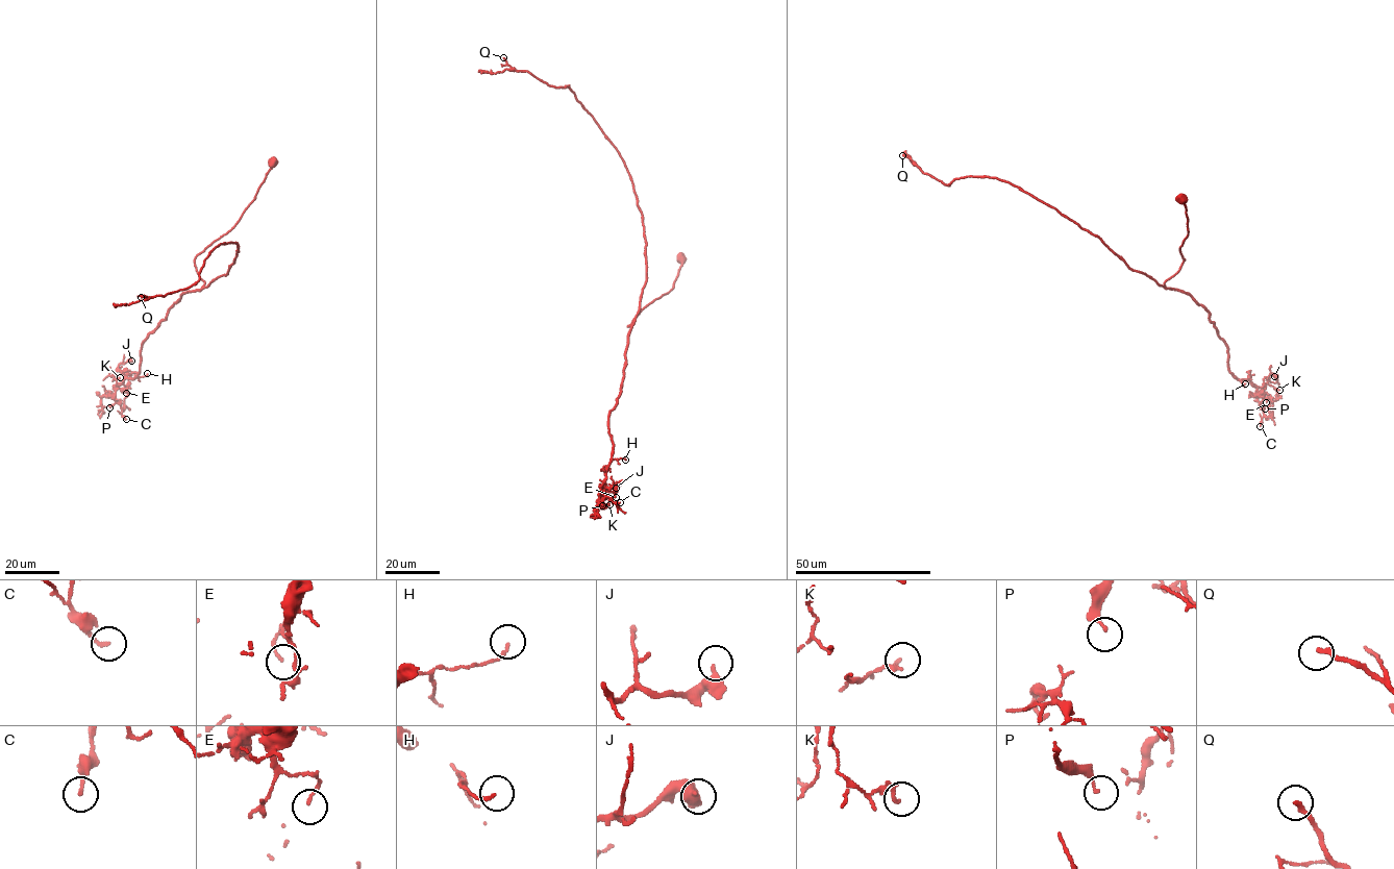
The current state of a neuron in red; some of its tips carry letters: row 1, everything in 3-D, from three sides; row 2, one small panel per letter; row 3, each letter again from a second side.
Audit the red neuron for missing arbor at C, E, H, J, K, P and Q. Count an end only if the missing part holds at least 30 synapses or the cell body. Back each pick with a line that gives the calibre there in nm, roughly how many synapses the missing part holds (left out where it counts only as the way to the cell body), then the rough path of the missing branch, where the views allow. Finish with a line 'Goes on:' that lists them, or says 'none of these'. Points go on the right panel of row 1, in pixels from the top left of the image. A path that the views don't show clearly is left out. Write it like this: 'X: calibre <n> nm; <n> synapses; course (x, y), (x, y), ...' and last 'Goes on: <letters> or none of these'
Q: calibre 190 nm; 60 synapses; course (902, 155), (881, 158), (869, 170), (862, 164), (864, 159)
Goes on: Q

